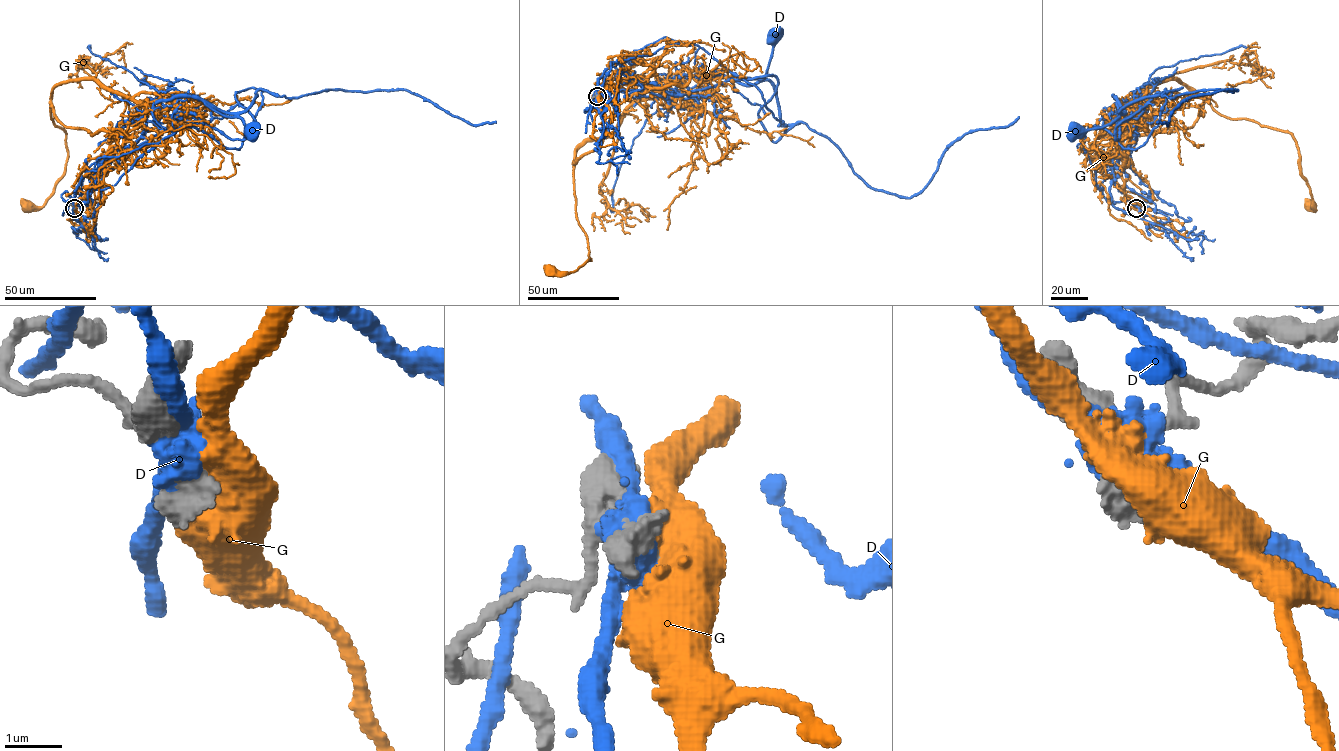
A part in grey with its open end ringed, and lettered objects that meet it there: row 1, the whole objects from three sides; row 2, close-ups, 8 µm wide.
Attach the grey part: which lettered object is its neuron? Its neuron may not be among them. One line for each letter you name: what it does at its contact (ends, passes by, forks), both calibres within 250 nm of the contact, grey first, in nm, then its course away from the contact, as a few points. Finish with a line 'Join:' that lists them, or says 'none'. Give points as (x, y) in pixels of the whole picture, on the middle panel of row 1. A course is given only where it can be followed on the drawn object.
Join: none

